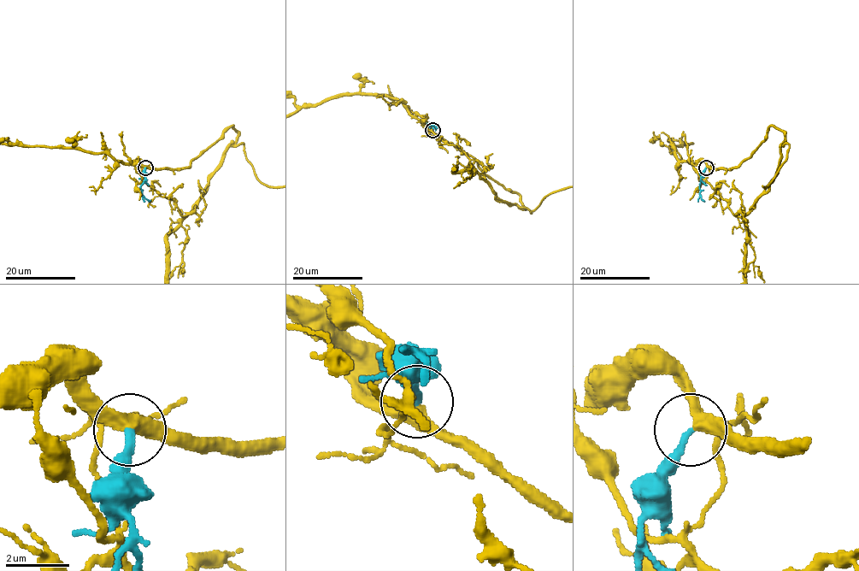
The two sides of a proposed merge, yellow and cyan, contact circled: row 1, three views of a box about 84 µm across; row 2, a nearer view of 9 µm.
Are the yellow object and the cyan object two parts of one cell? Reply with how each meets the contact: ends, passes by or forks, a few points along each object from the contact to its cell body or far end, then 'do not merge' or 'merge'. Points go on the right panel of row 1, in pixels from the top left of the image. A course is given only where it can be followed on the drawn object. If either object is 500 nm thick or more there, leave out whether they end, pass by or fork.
yellow forks; cyan ends; course cyan (706, 167), (701, 178), (700, 190), (704, 200); merge

